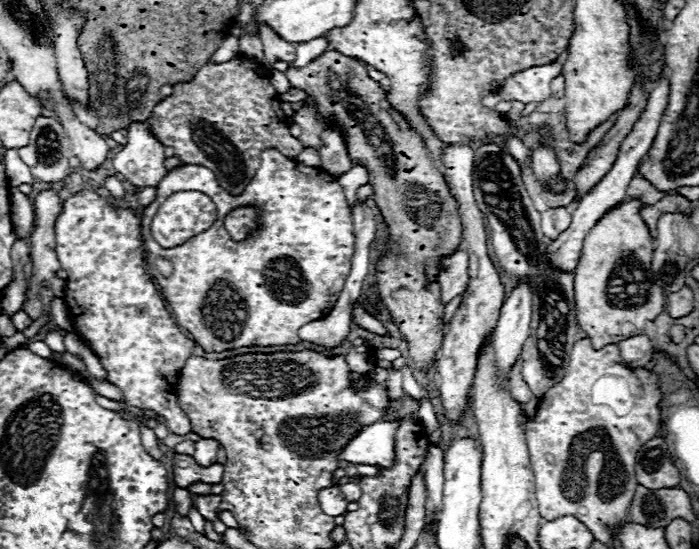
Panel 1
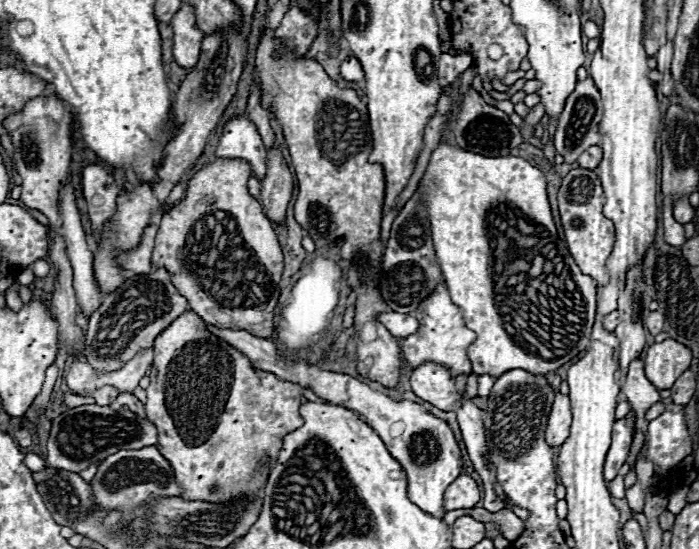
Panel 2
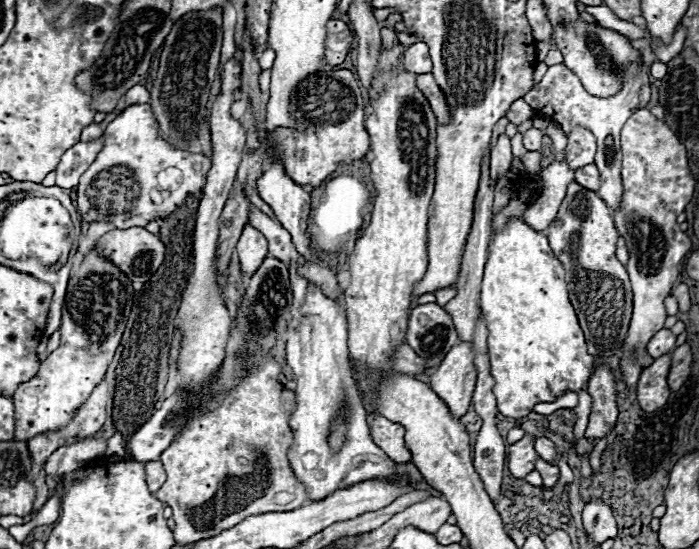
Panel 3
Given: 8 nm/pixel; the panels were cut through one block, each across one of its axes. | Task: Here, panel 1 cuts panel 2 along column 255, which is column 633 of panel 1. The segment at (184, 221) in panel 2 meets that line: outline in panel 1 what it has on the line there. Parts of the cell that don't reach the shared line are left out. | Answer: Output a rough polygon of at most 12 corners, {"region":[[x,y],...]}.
{"region":[[634,198],[586,236],[576,318],[596,350],[666,308]]}

